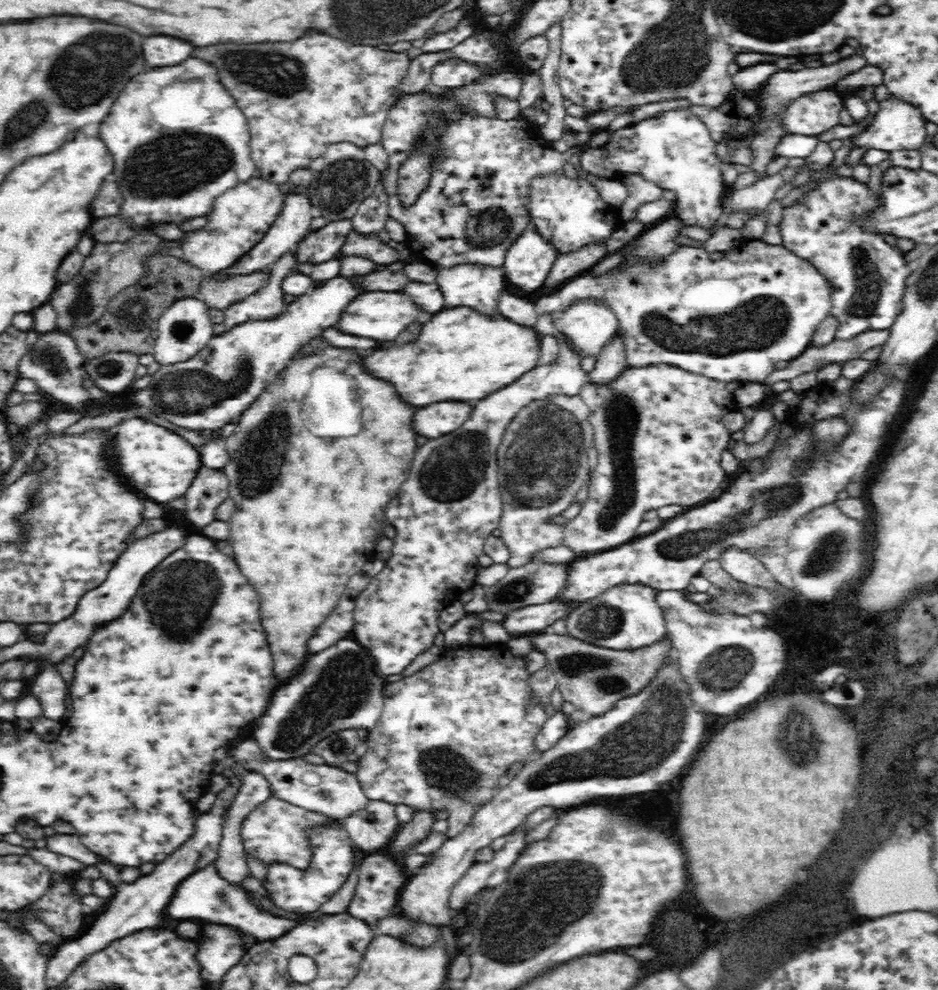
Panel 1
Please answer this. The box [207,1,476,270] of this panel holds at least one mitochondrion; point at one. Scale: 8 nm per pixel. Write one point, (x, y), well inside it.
(277, 73)

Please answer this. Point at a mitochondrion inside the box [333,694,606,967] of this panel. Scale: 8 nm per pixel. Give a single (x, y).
(448, 770)

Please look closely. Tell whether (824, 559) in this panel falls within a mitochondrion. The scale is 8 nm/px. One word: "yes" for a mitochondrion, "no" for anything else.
yes

